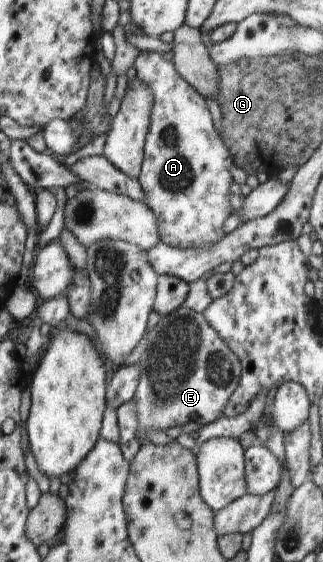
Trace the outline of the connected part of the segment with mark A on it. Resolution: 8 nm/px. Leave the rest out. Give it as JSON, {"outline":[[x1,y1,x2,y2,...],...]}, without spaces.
{"outline":[[140,51,133,64,139,81,150,86,154,95,151,123,143,148,144,158,137,179,145,192,146,204,156,215,162,243,181,249,211,245,225,235,222,231,224,221,234,213,228,197,228,188,233,182,228,170,233,158,212,123,204,97,176,72,172,61,164,60,162,56]]}

